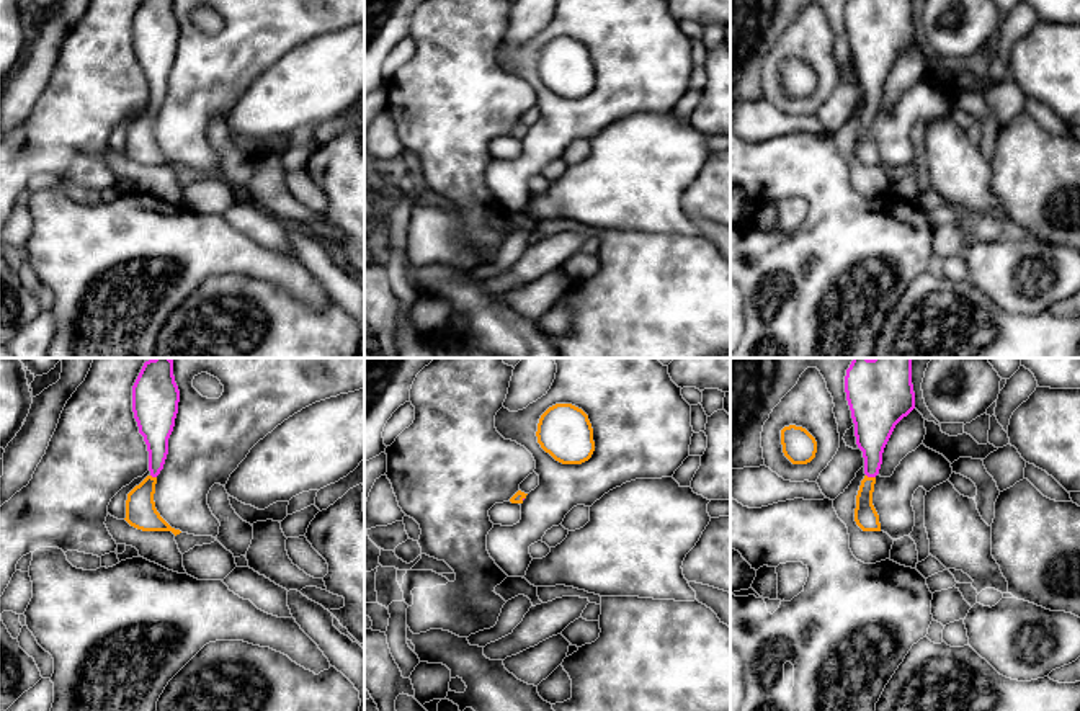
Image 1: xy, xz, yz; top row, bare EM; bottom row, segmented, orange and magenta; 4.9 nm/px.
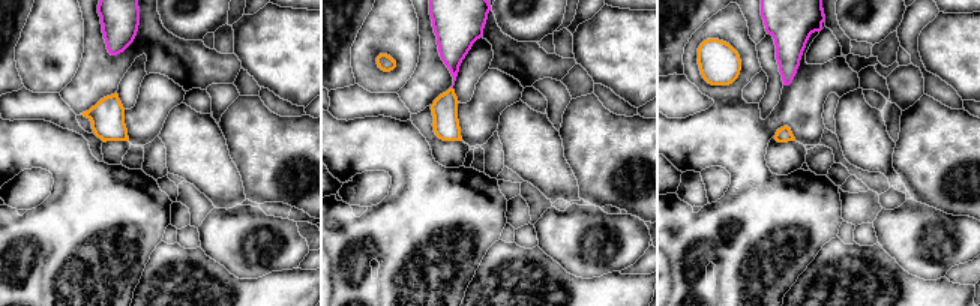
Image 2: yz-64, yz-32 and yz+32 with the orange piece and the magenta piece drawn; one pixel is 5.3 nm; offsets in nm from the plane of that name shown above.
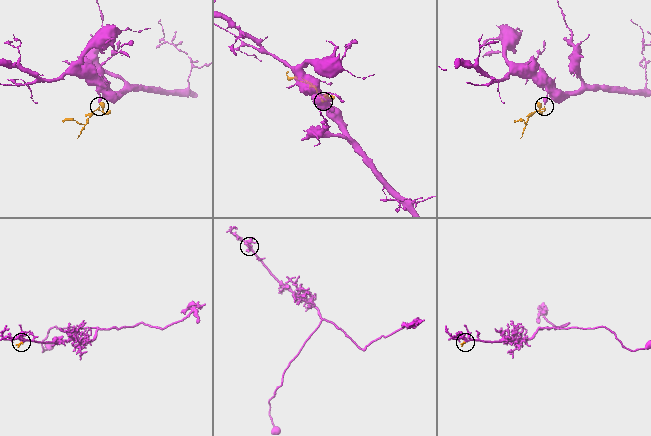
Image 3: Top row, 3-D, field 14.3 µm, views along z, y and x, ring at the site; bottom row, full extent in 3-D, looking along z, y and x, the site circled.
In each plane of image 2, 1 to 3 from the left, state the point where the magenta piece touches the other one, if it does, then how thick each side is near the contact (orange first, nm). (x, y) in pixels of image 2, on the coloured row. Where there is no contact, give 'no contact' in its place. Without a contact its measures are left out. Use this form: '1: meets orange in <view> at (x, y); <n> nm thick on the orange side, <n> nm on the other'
1: no contact
2: no contact
3: no contact

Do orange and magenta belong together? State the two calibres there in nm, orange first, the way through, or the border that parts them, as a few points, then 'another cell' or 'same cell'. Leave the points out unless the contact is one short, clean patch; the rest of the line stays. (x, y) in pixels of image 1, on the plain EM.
calibres 120 and 190 nm; way yz (866, 151), (866, 118), (871, 111), (873, 61); same cell

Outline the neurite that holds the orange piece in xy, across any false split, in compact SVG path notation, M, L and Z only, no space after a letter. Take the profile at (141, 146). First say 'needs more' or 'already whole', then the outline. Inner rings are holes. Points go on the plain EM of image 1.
needs more; M142 0L134 20L132 20L132 46L139 60L139 67L144 70L149 85L149 105L150 108L136 119L126 134L126 155L142 165L172 165L175 170L180 163L172 162L157 145L154 127L157 110L163 103L168 88L168 72L175 60L178 47L180 25L175 16L173 0Z

